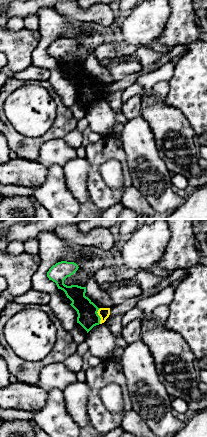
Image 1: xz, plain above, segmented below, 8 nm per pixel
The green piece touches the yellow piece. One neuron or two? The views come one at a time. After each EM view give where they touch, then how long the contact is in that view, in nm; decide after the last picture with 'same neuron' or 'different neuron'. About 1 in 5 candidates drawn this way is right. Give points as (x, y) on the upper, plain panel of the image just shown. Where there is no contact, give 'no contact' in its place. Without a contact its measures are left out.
meets green at (99, 92); contact 130 nm long

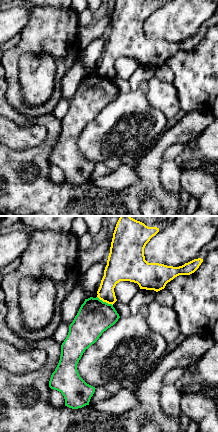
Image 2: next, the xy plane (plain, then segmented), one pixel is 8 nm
meets green at (105, 78); contact 150 nm long

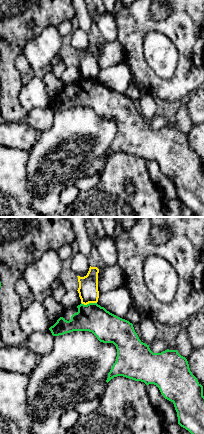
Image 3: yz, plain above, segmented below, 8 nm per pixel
meets green at (89, 79); contact 130 nm long

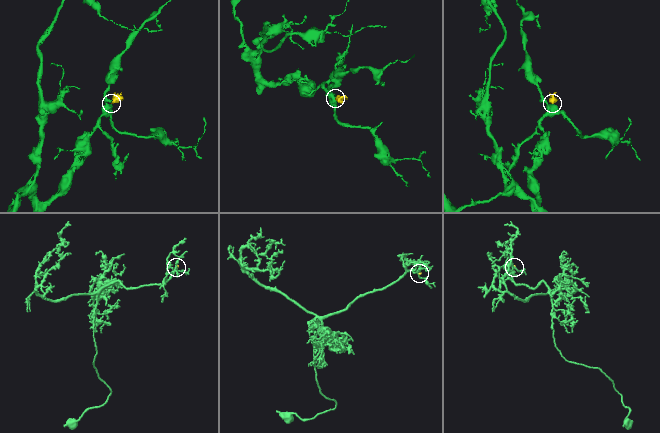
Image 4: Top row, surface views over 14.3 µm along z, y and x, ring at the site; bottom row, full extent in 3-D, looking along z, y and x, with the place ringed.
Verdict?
different neuron

